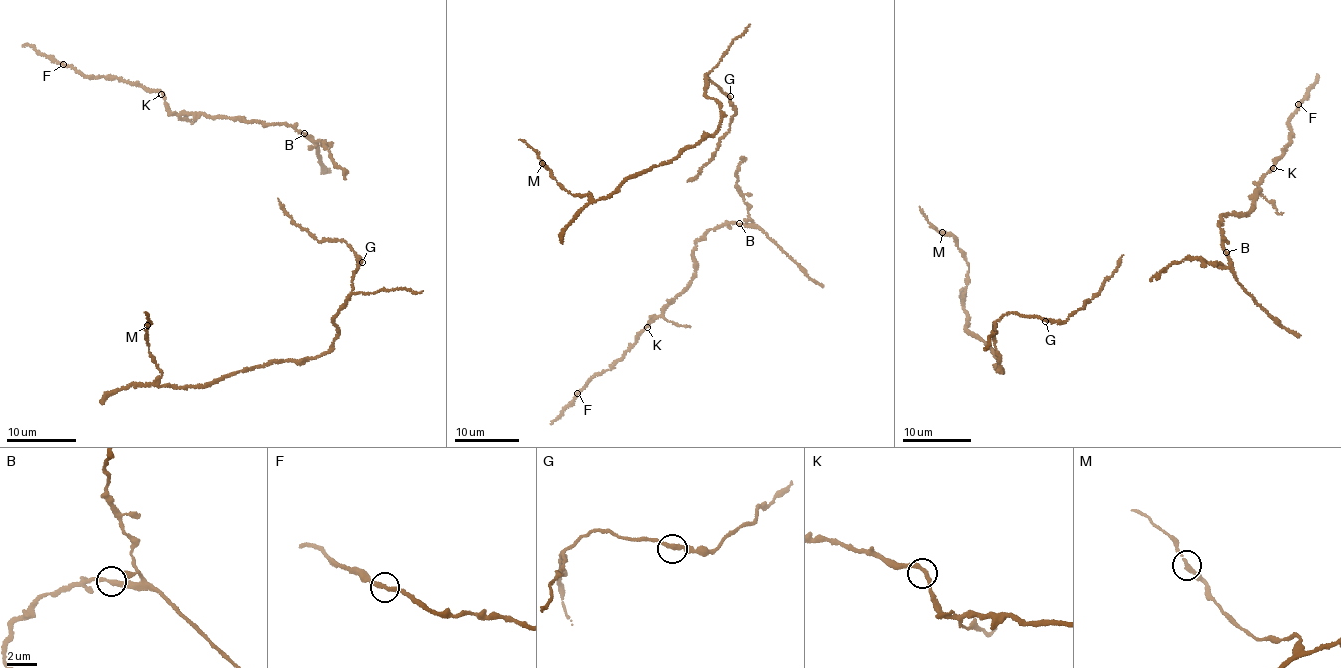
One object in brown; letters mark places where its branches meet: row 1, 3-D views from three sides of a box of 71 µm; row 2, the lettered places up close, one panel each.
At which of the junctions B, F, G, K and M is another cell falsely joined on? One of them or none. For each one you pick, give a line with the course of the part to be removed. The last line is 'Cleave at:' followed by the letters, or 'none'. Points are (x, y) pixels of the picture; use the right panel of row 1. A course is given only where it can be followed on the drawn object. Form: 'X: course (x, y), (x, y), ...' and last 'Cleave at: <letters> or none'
Cleave at: none

